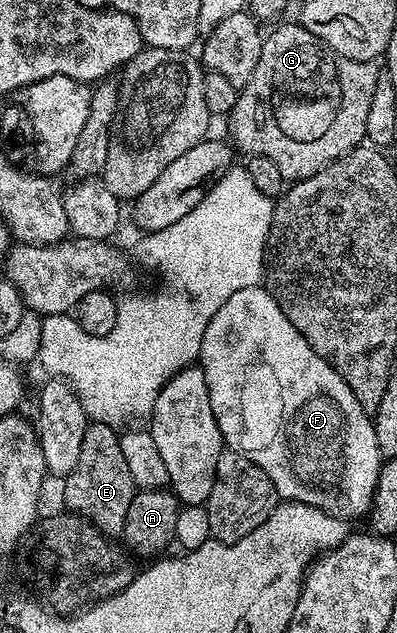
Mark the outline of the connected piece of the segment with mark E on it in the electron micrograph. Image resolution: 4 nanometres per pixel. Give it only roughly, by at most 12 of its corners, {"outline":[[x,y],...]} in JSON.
{"outline":[[87,422],[71,512],[122,535],[135,493],[119,432]]}

